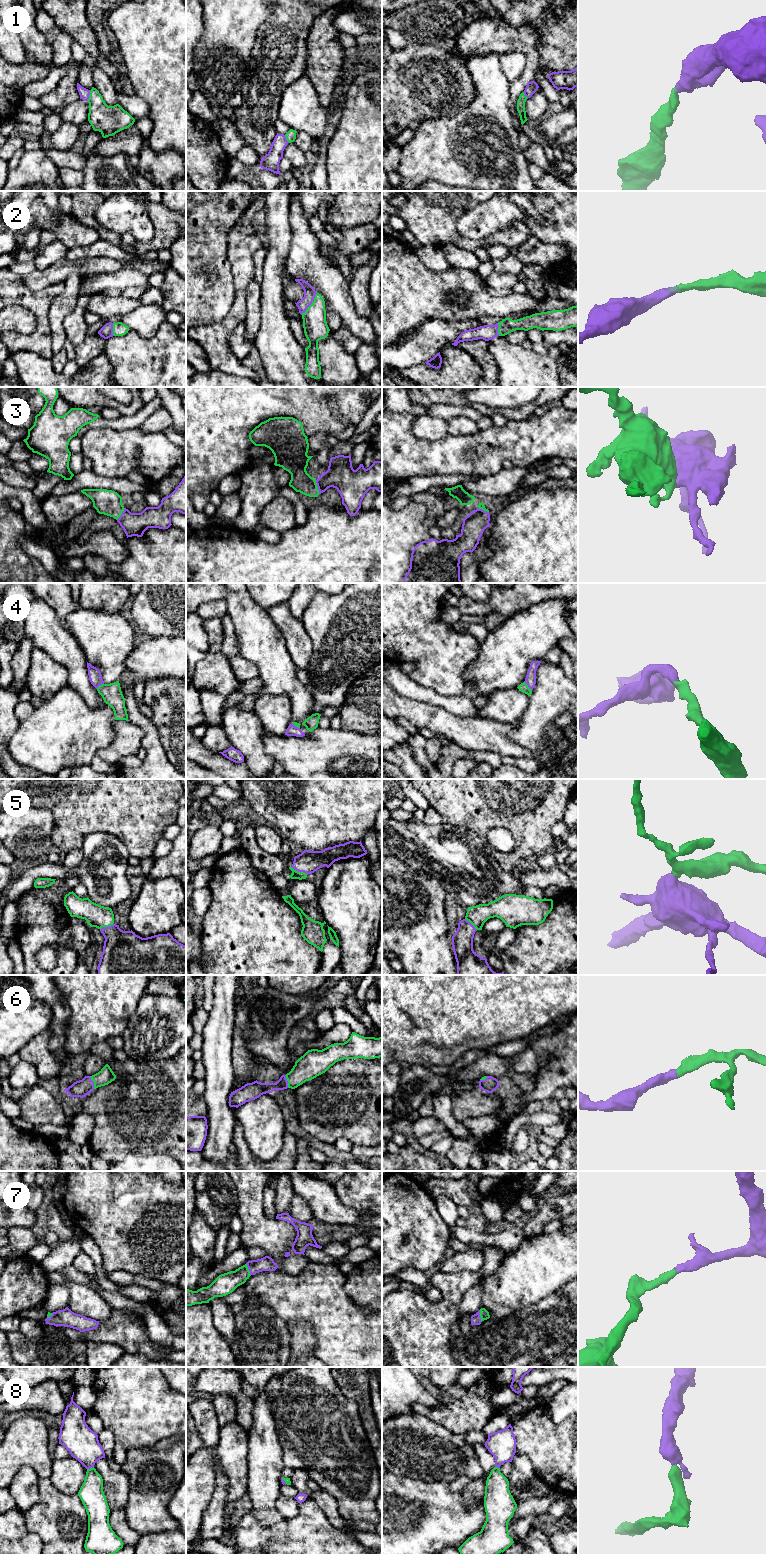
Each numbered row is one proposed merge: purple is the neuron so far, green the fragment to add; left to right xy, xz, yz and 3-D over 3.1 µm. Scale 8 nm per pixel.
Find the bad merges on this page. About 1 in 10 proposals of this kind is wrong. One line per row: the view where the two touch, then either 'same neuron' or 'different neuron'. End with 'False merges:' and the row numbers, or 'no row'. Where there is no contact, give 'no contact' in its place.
1: meets purple in xy; same neuron
2: meets purple in xz; same neuron
3: meets purple in xz; same neuron
4: meets purple in yz; same neuron
5: meets purple in xz; same neuron
6: meets purple in xy; same neuron
7: meets purple in xz; same neuron
8: meets purple in xy; same neuron
False merges: no row

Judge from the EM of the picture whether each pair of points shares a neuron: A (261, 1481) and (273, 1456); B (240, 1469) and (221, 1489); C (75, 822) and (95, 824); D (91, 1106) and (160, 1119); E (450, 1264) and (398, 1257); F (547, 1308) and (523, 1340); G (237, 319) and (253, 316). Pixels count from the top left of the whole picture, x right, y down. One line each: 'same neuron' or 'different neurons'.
A: same neuron
B: different neurons
C: same neuron
D: same neuron
E: different neurons
F: same neuron
G: different neurons

